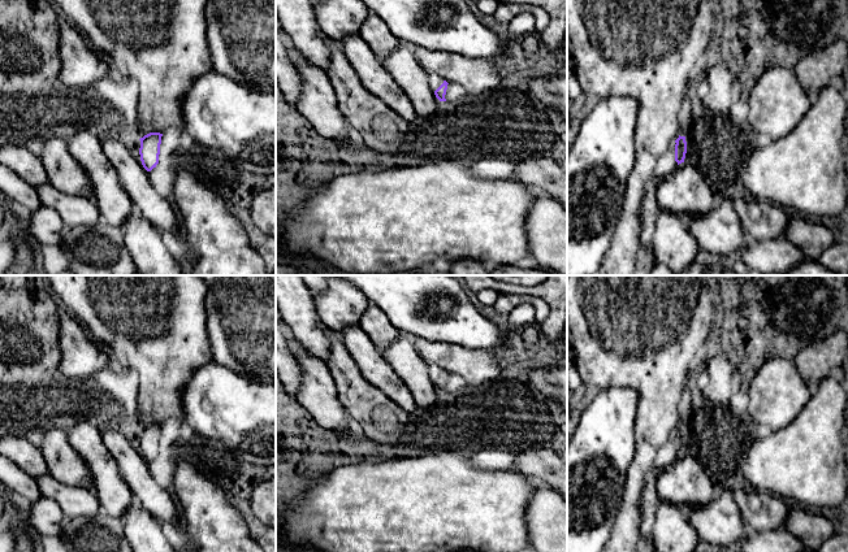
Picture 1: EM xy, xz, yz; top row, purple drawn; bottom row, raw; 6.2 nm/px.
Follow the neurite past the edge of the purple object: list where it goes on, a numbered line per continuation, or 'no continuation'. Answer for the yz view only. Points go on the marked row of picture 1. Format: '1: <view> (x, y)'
1: yz (649, 211)

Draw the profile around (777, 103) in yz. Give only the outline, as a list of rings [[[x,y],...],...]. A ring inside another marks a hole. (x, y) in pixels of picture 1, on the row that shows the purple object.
[[[776,65],[754,82],[747,121],[756,135],[778,140],[797,126],[812,104],[795,70]]]

